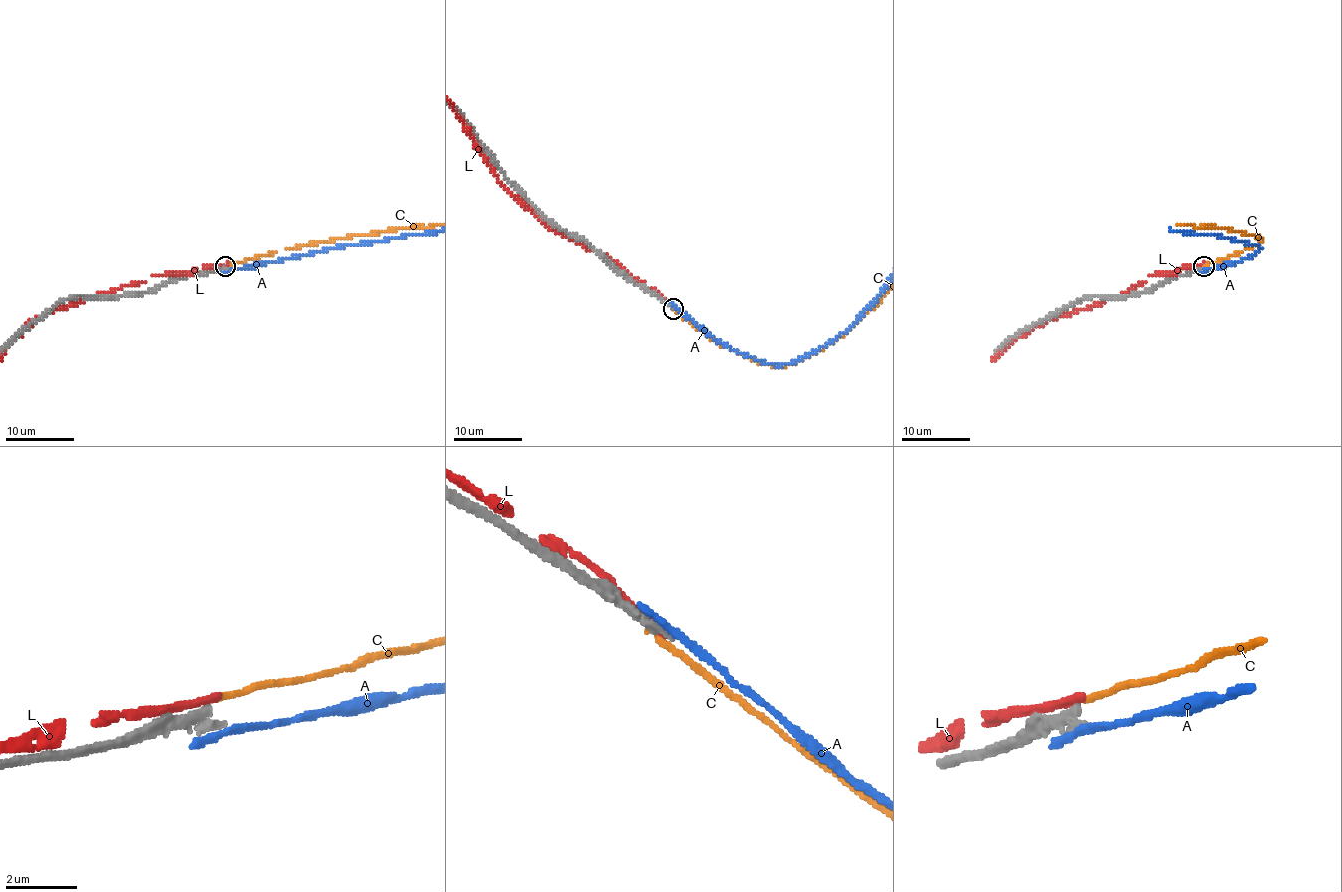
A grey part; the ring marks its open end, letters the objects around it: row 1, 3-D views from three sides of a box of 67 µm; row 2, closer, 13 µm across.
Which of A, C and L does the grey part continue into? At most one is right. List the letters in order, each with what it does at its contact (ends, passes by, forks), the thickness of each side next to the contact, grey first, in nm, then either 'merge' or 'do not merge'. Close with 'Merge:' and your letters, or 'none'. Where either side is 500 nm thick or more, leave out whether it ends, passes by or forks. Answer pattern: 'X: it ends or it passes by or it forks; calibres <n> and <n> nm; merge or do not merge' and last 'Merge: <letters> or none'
A: it ends; calibres 320 and 240 nm; do not merge
C: it ends; calibres 340 and 150 nm; do not merge
L: it passes by; calibres 300 and 220 nm; do not merge
Merge: none

